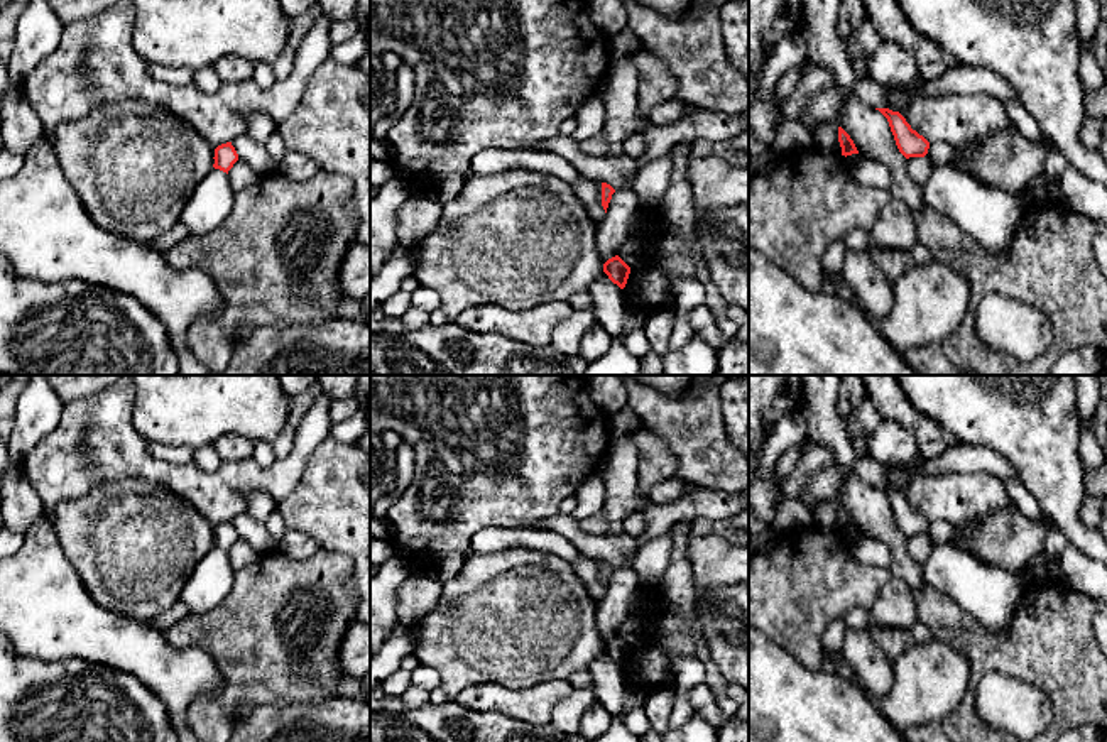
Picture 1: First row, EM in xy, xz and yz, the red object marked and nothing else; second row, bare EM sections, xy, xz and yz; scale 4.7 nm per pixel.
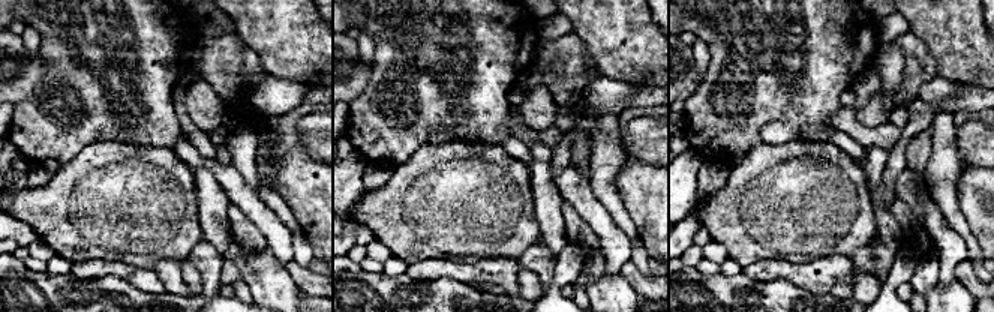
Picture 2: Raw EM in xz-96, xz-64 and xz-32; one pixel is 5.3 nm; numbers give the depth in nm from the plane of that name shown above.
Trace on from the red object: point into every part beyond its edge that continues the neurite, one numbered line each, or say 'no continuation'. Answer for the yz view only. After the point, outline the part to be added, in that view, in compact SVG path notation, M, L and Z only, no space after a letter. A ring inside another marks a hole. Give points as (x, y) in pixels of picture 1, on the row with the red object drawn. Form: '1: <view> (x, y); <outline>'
no continuation

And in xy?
no continuation

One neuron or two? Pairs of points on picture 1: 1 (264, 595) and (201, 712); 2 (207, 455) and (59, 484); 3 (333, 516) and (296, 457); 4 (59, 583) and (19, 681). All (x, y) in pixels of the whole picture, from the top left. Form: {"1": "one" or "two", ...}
{"1": "one", "2": "two", "3": "two", "4": "two"}

